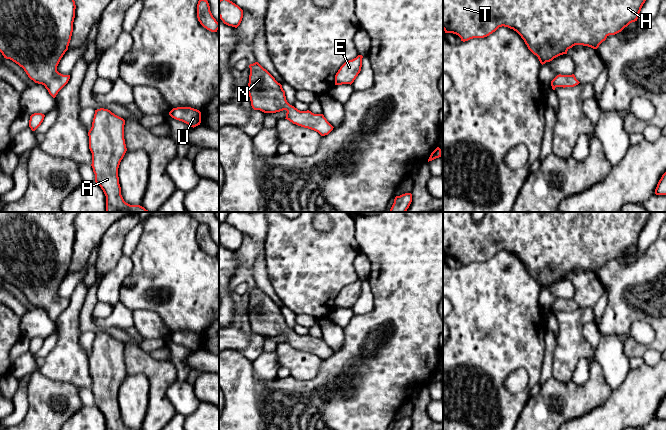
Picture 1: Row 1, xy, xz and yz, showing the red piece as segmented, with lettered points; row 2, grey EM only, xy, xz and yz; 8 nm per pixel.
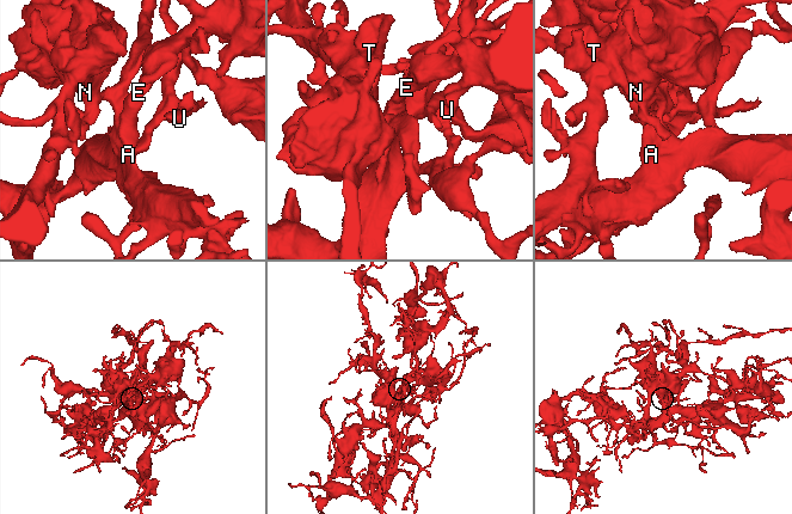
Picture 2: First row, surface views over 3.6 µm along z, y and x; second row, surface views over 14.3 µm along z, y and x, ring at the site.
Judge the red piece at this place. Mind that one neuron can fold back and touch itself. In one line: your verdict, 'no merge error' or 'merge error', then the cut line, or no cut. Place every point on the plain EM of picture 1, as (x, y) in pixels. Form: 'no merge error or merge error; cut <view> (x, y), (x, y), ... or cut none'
no merge error; cut none

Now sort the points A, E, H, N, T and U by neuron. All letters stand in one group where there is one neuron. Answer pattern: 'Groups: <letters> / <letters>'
Groups: A E H N T U

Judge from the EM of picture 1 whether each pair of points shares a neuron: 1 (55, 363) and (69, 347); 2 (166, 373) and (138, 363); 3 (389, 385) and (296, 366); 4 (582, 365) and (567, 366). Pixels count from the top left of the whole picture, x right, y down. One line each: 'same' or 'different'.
1: same
2: same
3: different
4: different

